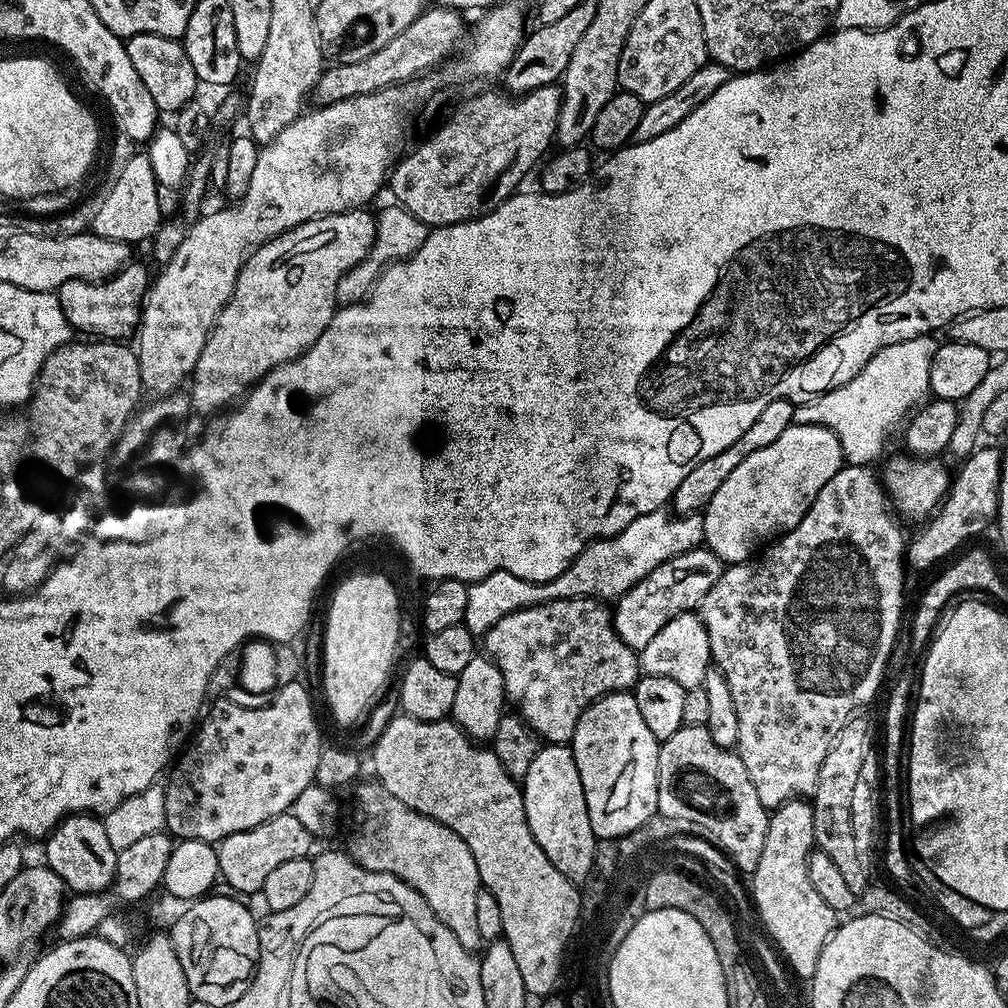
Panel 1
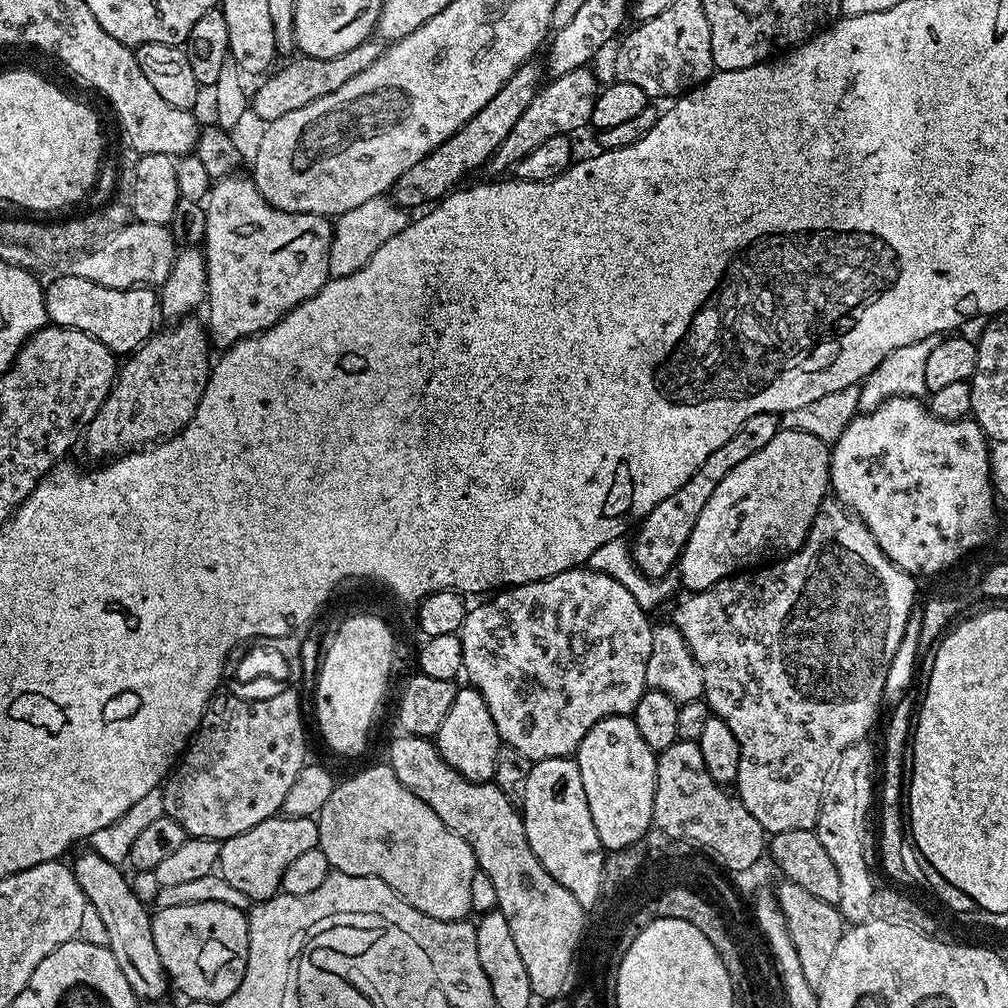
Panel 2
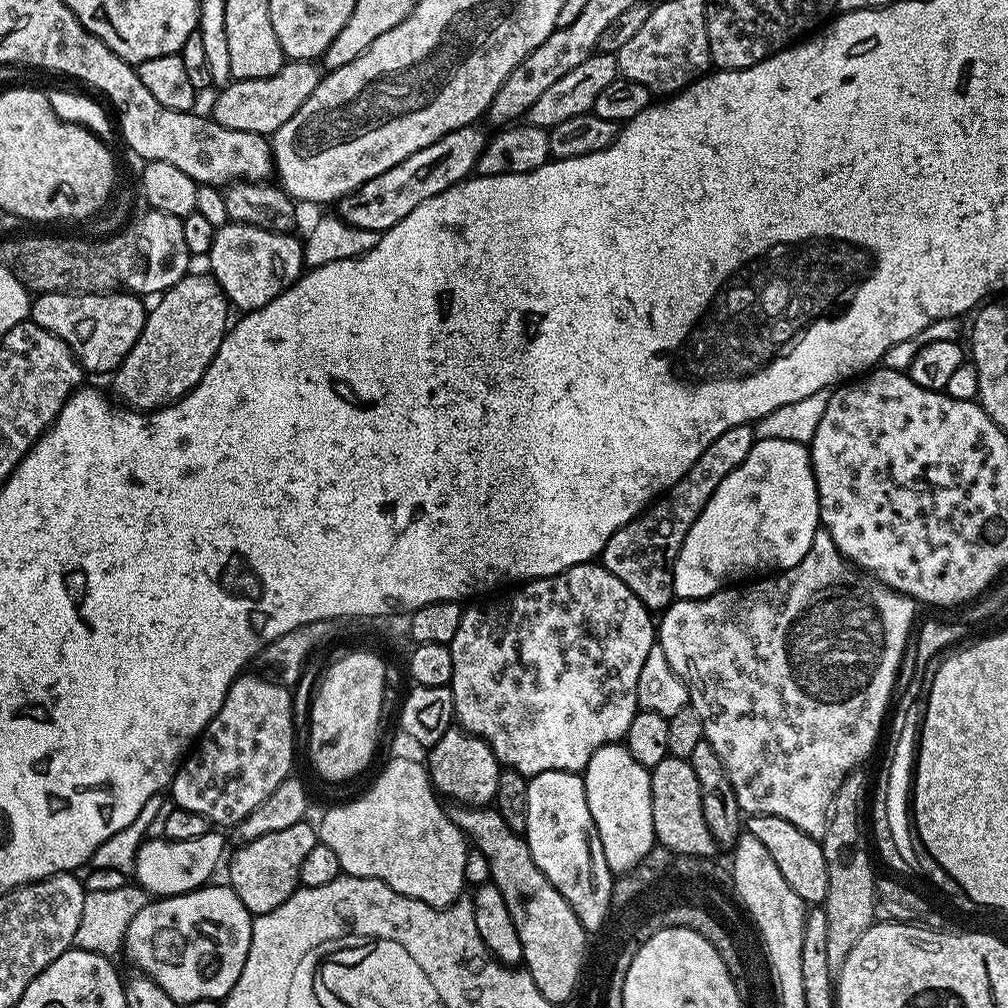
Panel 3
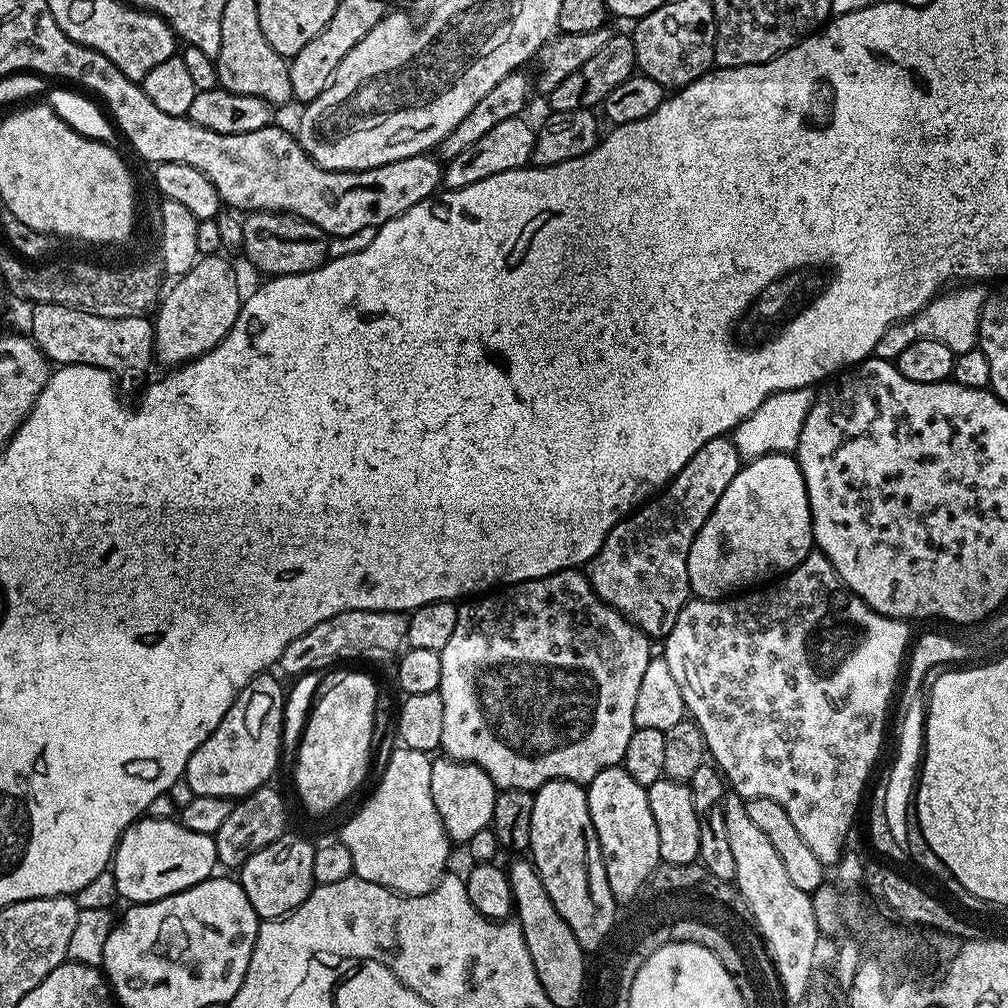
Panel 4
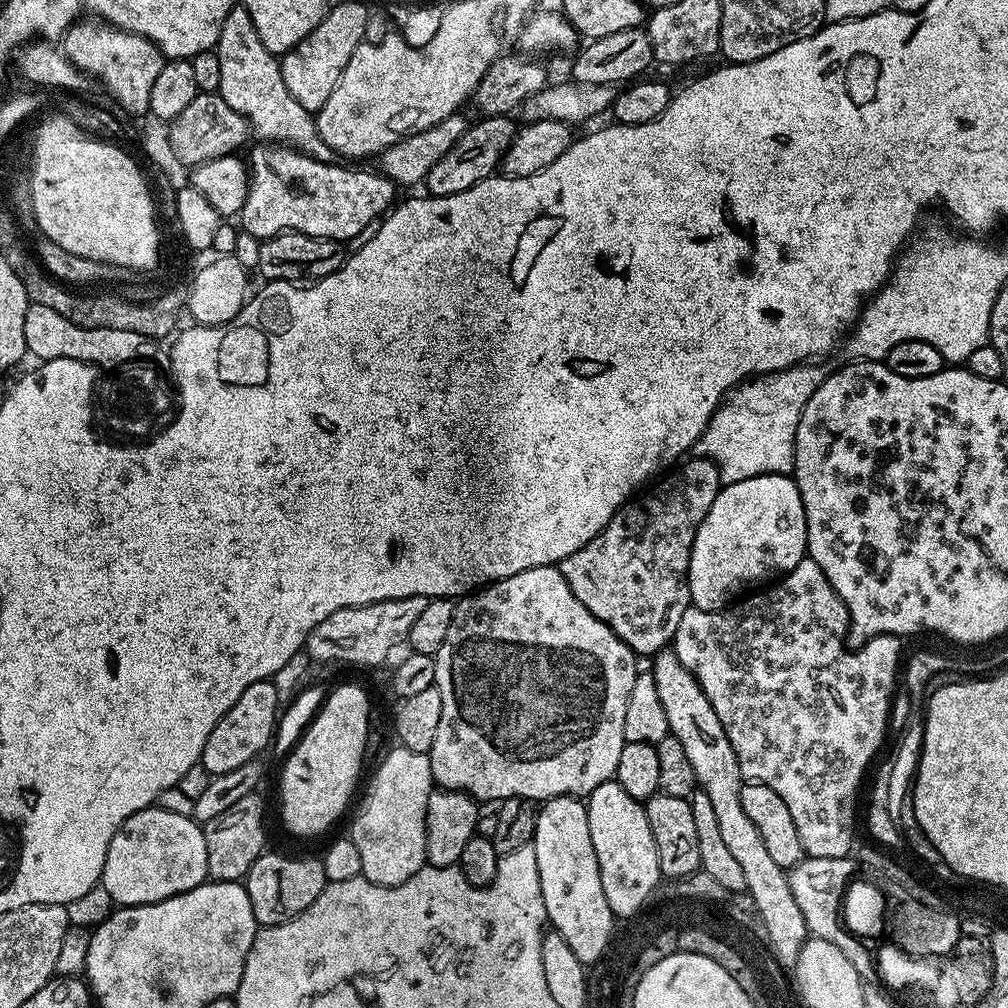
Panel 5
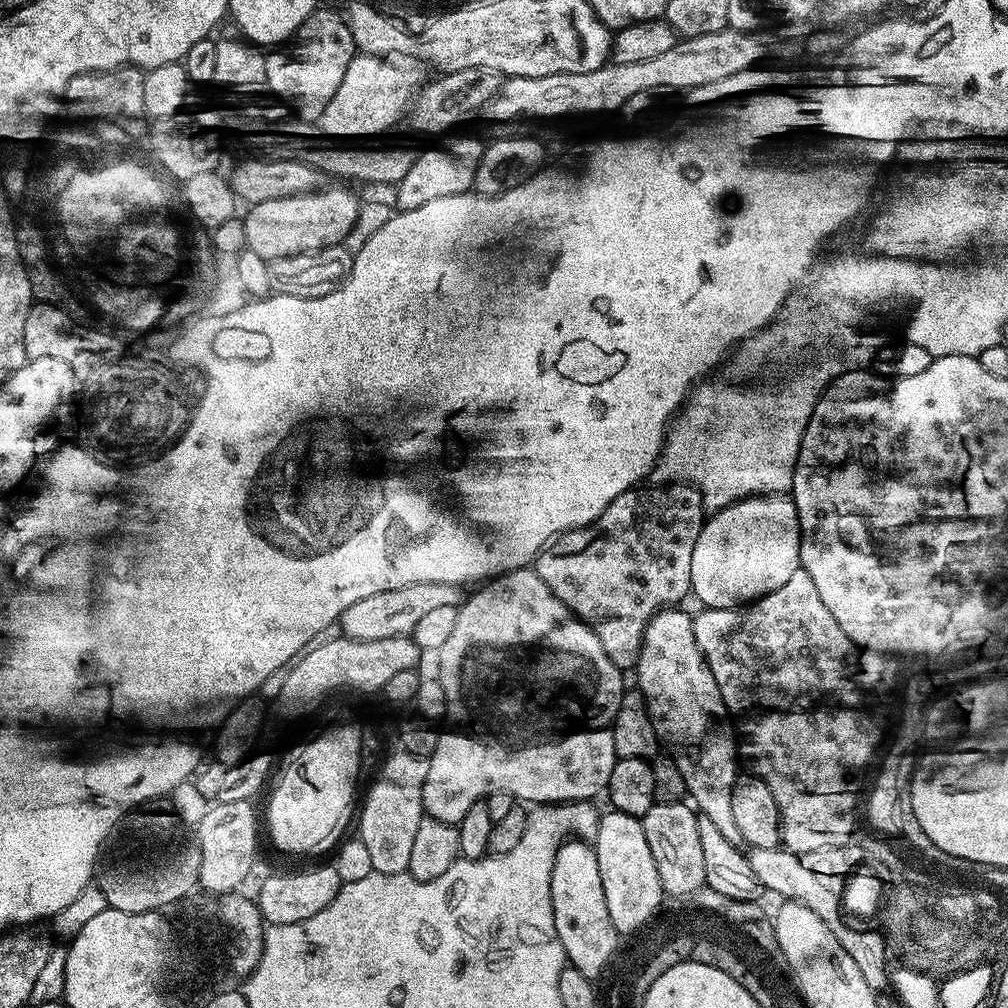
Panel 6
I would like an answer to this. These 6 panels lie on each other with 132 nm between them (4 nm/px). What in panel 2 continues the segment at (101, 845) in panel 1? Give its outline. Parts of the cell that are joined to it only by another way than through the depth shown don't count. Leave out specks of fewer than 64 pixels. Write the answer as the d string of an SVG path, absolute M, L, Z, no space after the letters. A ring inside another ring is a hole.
M85 850L76 861L71 861L70 867L72 873L78 878L78 886L82 886L85 901L97 907L109 938L107 948L110 950L110 954L114 954L114 959L117 960L122 974L126 974L126 982L130 982L130 990L134 990L137 1000L143 1002L145 1000L165 999L170 992L170 981L166 970L162 966L162 958L158 958L158 946L154 946L153 913L148 912L147 906L144 905L147 903L134 894L129 877L127 879L120 873L122 871L121 865L111 864L100 857L98 853Z

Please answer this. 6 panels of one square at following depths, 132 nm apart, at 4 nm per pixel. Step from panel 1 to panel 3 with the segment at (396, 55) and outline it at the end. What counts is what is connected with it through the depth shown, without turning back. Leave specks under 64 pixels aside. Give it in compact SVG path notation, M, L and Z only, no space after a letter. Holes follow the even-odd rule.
M288 60L270 78L246 78L245 80L232 80L219 89L216 101L212 104L211 119L216 120L226 130L246 130L246 134L258 134L271 137L277 132L314 94L314 90L322 79L322 68L319 63L310 60Z

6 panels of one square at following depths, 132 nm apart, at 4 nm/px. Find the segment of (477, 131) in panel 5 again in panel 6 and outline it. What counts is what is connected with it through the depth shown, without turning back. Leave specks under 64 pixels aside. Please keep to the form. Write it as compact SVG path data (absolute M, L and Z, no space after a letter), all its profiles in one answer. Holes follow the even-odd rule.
M445 135L436 142L441 144L436 144L417 155L414 166L410 166L409 172L406 173L406 178L402 178L402 182L394 188L394 204L399 211L418 210L418 206L426 206L426 202L434 202L434 198L450 198L454 194L475 189L478 162L482 162L485 141L480 141L476 136L456 135Z

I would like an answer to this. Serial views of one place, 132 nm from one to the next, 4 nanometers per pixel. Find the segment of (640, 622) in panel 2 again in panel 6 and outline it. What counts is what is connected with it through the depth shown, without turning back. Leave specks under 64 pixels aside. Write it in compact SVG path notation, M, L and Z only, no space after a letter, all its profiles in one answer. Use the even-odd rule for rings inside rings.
M531 567L519 568L508 572L504 576L497 576L477 587L476 592L467 597L460 605L460 613L456 619L454 630L446 646L442 646L438 653L440 659L440 673L438 679L444 691L446 716L460 732L441 731L436 737L436 745L432 755L427 757L428 769L422 786L422 802L424 811L431 819L441 820L447 824L459 825L460 819L470 810L470 806L481 803L490 793L498 788L504 788L517 801L527 802L532 806L541 804L567 804L569 802L588 802L605 791L610 782L610 770L614 770L617 762L614 750L614 734L612 723L618 714L618 706L622 702L626 691L624 685L625 673L606 654L598 634L588 624L583 624L576 615L558 599Z

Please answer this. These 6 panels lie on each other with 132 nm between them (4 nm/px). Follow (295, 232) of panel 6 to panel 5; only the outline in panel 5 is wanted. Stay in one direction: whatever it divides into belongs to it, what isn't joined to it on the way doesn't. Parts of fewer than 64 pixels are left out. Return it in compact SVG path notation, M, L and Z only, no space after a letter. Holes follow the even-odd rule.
M271 142L257 143L250 159L248 193L238 217L238 224L243 231L249 232L262 242L269 240L280 232L301 232L314 238L330 238L347 242L361 233L370 222L374 222L393 207L397 199L397 185L391 178L383 176L379 170L367 172L364 166L343 168L340 162L316 160L304 152L298 152L291 146L281 146Z

